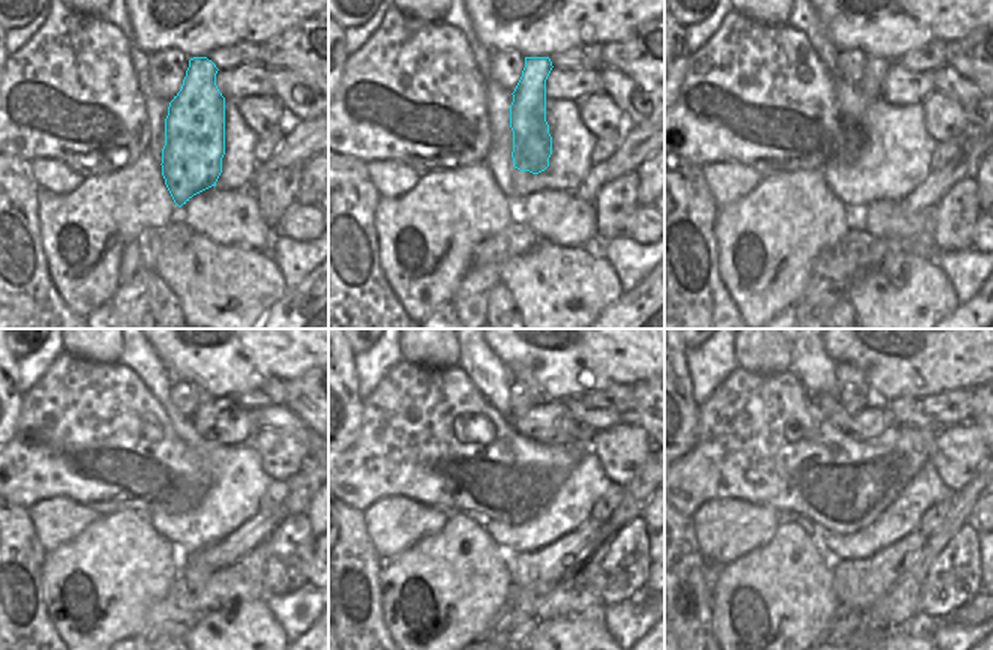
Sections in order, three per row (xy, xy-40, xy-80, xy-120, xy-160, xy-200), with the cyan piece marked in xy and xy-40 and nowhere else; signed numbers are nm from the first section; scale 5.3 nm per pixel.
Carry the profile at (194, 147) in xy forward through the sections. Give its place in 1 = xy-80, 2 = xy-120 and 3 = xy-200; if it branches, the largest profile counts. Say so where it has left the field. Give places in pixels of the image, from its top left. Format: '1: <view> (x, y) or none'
1: xy-80 (875, 68)
2: xy-120 (201, 397)
3: xy-200 (846, 374)

